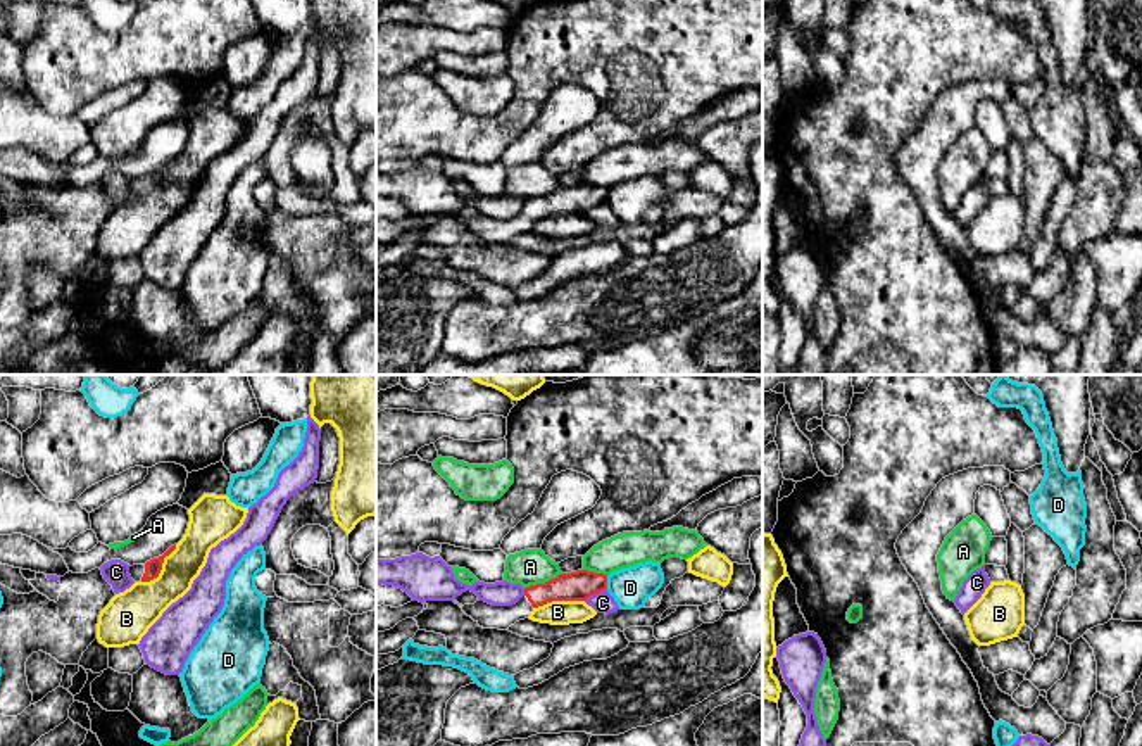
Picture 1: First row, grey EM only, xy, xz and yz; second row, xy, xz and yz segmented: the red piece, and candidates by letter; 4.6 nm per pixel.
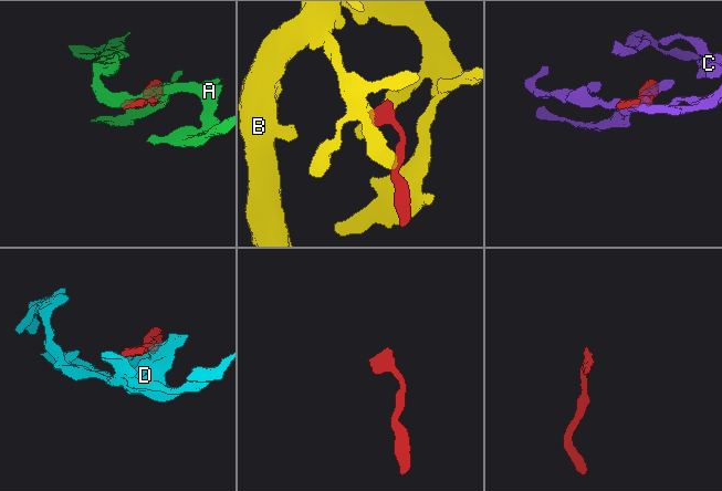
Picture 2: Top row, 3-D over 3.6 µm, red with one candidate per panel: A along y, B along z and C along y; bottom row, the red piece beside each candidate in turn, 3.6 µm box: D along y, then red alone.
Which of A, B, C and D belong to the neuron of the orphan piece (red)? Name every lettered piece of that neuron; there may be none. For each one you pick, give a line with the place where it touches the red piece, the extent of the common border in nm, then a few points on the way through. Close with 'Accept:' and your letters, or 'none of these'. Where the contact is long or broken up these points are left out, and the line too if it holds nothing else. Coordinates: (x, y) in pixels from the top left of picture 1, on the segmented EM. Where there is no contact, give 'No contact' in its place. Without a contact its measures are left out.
Accept: none of these

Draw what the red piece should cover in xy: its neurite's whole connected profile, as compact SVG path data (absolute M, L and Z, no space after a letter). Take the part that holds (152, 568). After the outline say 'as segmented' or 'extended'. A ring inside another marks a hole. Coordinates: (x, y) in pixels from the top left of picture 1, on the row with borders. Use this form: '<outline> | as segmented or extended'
M176 544L171 546L162 556L147 561L145 565L129 566L129 575L135 582L150 582L159 577L162 570L164 558L176 549Z | extended

